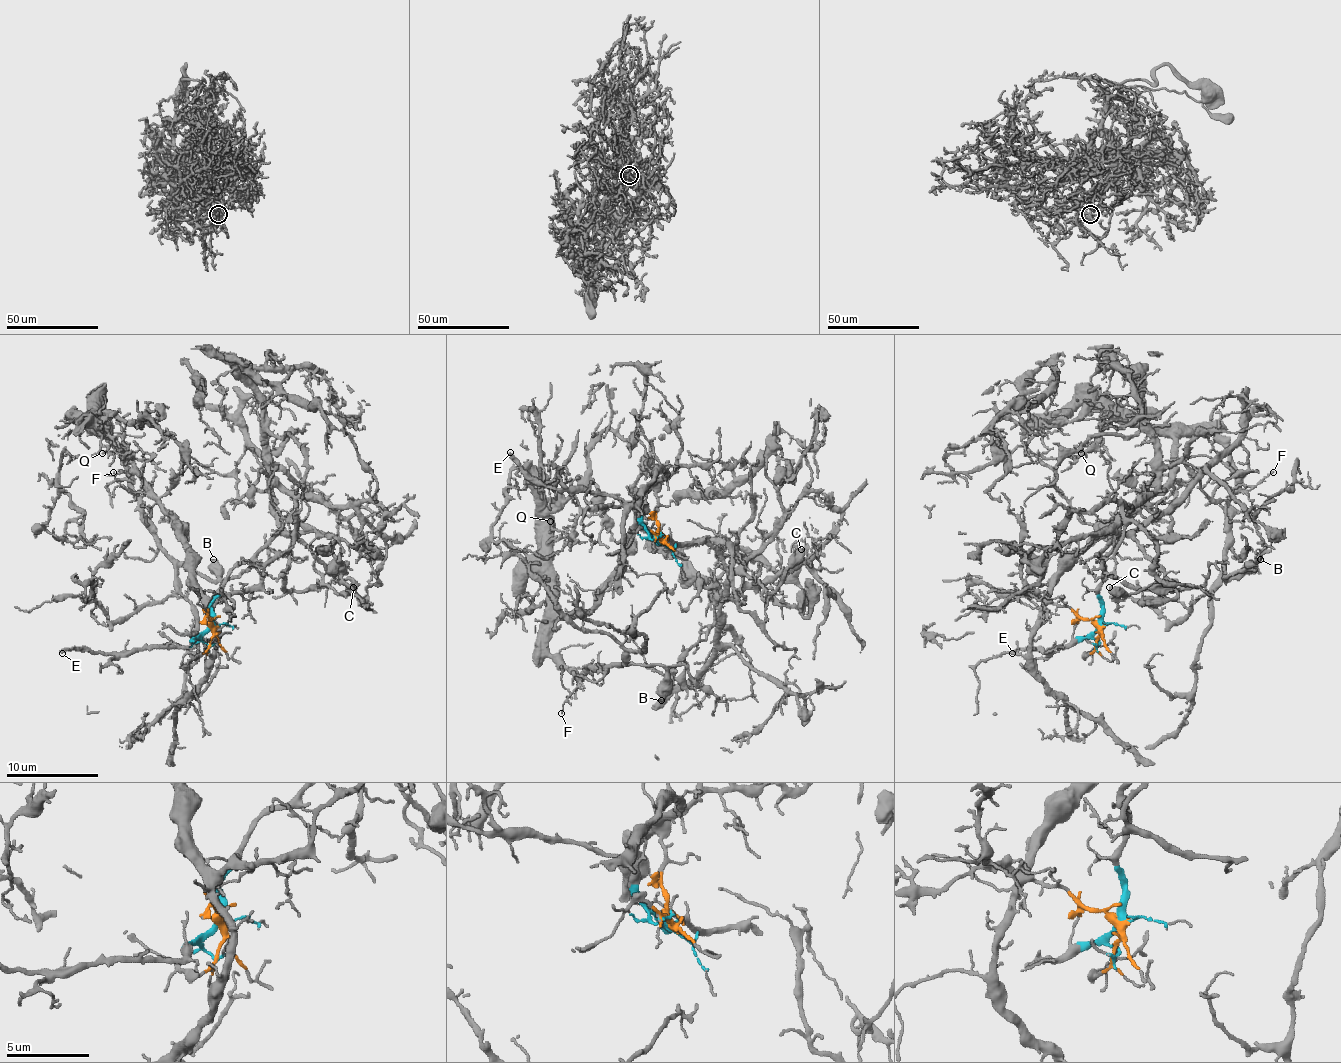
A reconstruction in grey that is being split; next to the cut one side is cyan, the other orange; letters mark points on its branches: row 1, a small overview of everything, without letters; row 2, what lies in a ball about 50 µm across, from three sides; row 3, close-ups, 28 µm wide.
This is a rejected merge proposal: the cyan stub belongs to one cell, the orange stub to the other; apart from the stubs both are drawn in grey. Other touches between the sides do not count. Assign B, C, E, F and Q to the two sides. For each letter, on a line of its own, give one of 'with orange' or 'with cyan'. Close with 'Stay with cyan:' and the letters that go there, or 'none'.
B: with orange
C: with cyan
E: with cyan
F: with orange
Q: with orange
Stay with cyan: C, E

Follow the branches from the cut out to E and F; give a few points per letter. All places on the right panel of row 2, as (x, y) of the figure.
E: (1100, 625), (1081, 642), (1072, 642), (1044, 653), (1028, 649), (1012, 653)
F: (1100, 625), (1058, 607), (1051, 586), (1169, 480), (1180, 436), (1213, 434), (1231, 453), (1243, 489), (1272, 471)

